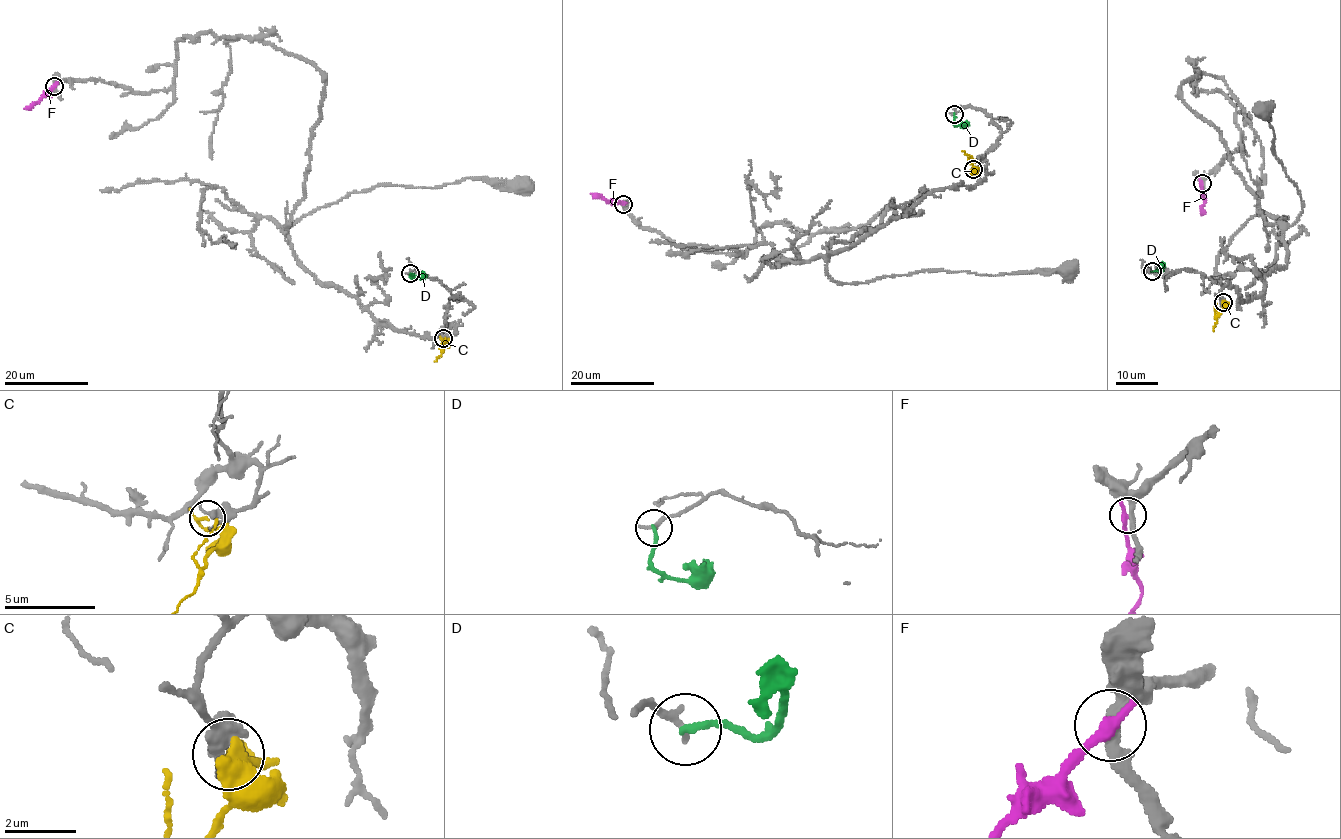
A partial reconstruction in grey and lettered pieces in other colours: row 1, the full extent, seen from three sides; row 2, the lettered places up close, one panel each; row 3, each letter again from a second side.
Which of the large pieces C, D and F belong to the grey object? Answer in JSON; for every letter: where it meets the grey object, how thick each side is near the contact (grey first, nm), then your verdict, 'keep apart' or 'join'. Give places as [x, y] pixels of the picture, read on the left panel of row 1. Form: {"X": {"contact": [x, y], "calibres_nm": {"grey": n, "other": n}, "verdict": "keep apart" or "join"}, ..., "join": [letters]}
{"C": {"contact": [443, 338], "calibres_nm": {"grey": 360, "other": 90}, "verdict": "keep apart"}, "D": {"contact": [410, 273], "calibres_nm": {"grey": 280, "other": 200}, "verdict": "keep apart"}, "F": {"contact": [54, 86], "calibres_nm": {"grey": 320, "other": 360}, "verdict": "keep apart"}, "join": []}

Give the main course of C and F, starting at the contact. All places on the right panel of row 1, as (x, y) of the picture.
C: (1222, 303), (1227, 304), (1217, 317), (1213, 331)
F: (1201, 183), (1204, 202), (1202, 214)

